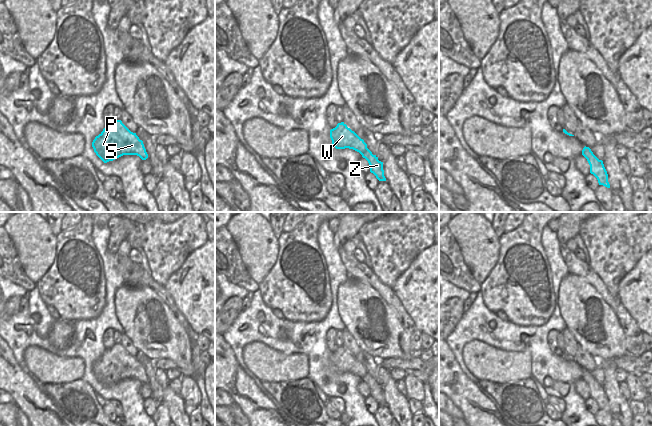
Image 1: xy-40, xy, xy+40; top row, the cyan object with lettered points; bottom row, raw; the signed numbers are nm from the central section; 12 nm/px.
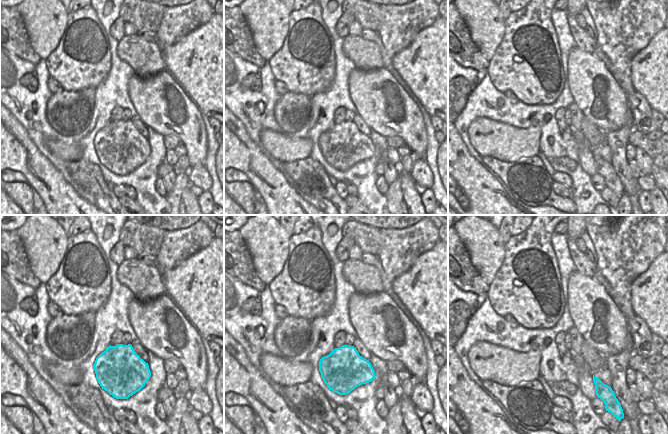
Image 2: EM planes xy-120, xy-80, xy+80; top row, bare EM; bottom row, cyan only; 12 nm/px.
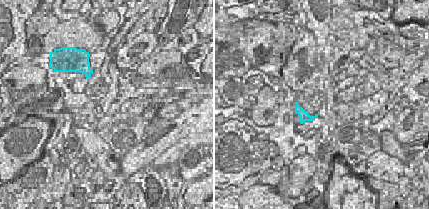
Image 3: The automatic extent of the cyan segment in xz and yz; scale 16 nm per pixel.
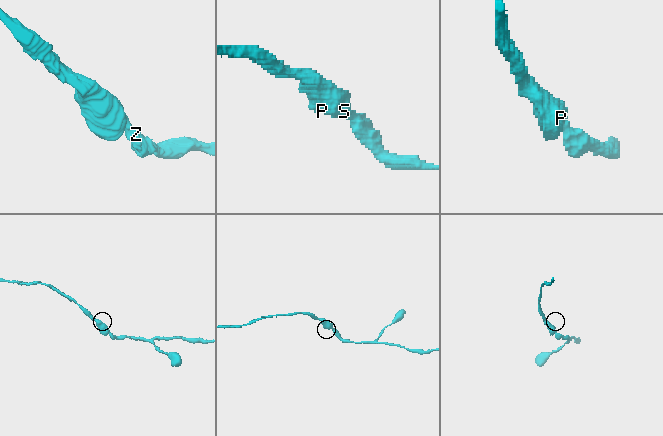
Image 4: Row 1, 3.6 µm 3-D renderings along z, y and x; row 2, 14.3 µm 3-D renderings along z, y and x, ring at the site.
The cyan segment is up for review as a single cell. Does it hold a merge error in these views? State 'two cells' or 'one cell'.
one cell

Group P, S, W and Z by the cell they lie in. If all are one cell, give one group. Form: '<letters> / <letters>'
P S W Z

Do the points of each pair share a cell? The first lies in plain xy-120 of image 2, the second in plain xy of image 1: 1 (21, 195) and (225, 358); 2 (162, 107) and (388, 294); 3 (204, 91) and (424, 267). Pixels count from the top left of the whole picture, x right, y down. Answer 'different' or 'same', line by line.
1: same
2: different
3: same

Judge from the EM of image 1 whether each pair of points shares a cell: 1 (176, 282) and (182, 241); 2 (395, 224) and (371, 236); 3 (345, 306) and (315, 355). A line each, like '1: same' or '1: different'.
1: different
2: same
3: different

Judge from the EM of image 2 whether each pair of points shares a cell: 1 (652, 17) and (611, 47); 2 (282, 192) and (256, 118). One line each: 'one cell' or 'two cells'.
1: one cell
2: two cells

